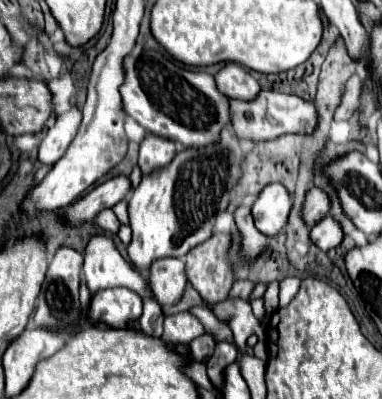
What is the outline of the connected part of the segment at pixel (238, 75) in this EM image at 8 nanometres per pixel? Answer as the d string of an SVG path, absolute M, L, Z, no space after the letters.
M226 63L214 75L214 79L218 83L218 91L222 91L222 95L230 99L250 101L260 91L260 85L256 83L256 79L242 65L236 65L236 63Z

